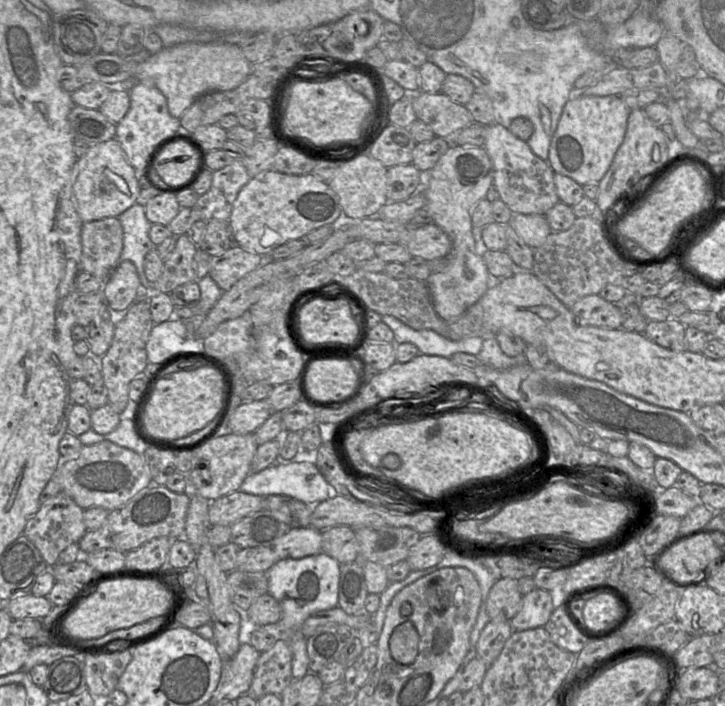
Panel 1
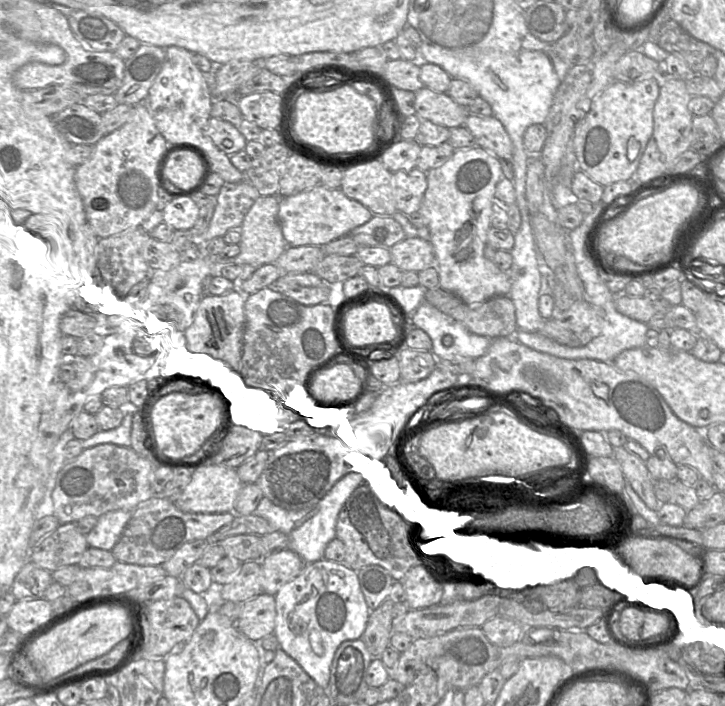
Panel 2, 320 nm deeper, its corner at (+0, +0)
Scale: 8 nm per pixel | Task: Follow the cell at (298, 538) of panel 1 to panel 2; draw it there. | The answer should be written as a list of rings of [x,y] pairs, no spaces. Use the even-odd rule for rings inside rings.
[[[291,548],[270,553],[261,559],[262,592],[274,595],[295,578],[306,563]]]

